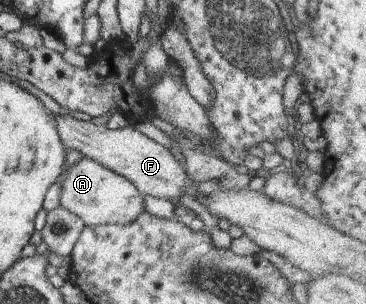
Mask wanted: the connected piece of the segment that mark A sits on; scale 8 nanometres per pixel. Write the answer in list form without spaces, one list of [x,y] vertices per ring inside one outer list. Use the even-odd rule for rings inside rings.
[[[82,157],[70,166],[63,165],[57,179],[61,180],[59,205],[85,225],[125,225],[144,211],[142,195],[129,180],[89,158]]]

